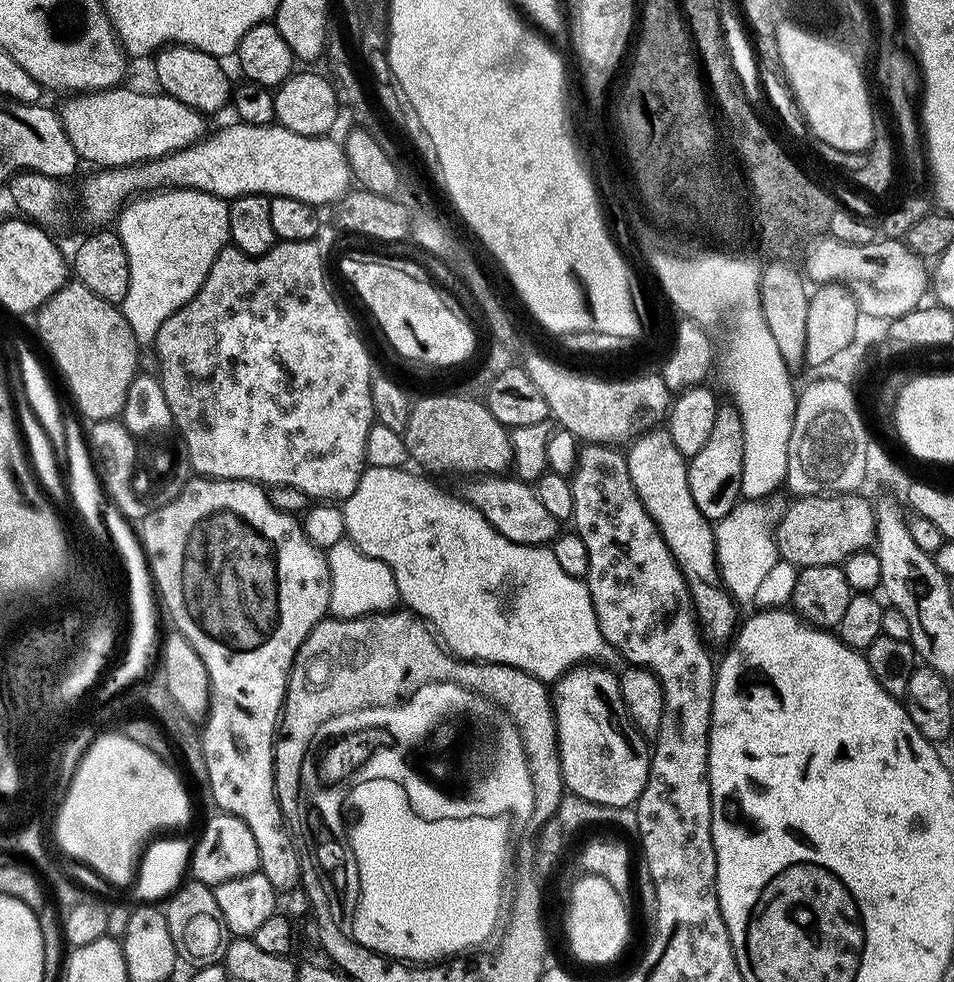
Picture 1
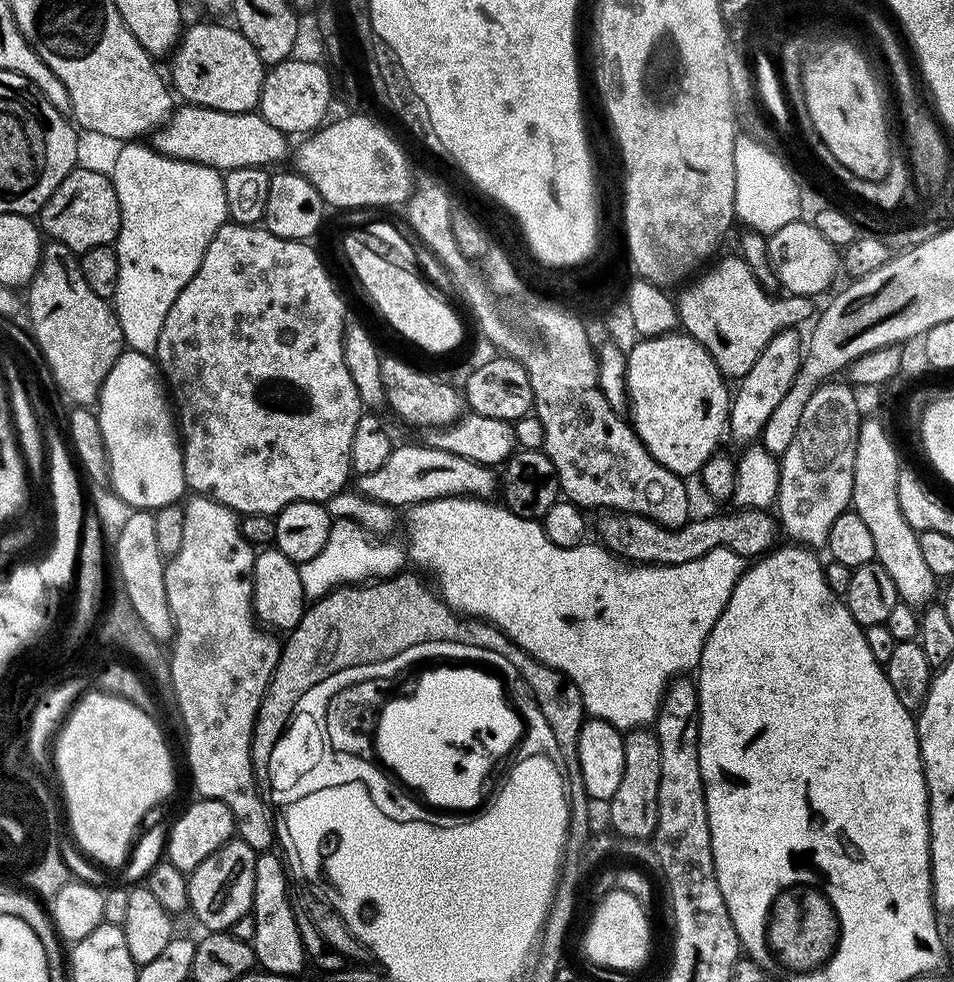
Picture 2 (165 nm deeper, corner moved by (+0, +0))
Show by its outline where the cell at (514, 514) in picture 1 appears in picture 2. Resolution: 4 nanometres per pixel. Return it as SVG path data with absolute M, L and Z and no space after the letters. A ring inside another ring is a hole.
M420 442L393 447L390 458L386 458L382 467L368 476L359 477L358 488L363 495L389 506L423 504L425 500L442 500L445 496L492 498L498 492L498 476L492 472L495 471L491 467Z

